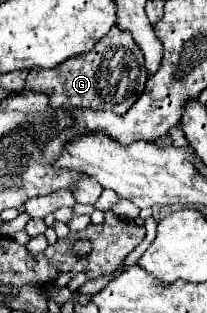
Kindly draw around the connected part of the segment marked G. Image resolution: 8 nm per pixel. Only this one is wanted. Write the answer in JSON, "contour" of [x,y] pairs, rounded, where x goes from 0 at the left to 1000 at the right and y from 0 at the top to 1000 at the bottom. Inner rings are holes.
{"contour":[[[556,89],[478,128],[459,160],[382,185],[333,185],[275,217],[169,217],[130,243],[121,281],[150,294],[208,294],[237,307],[237,332],[266,351],[420,345],[420,351],[536,351],[604,364],[700,288],[710,217],[681,160],[652,147],[633,109]]]}

